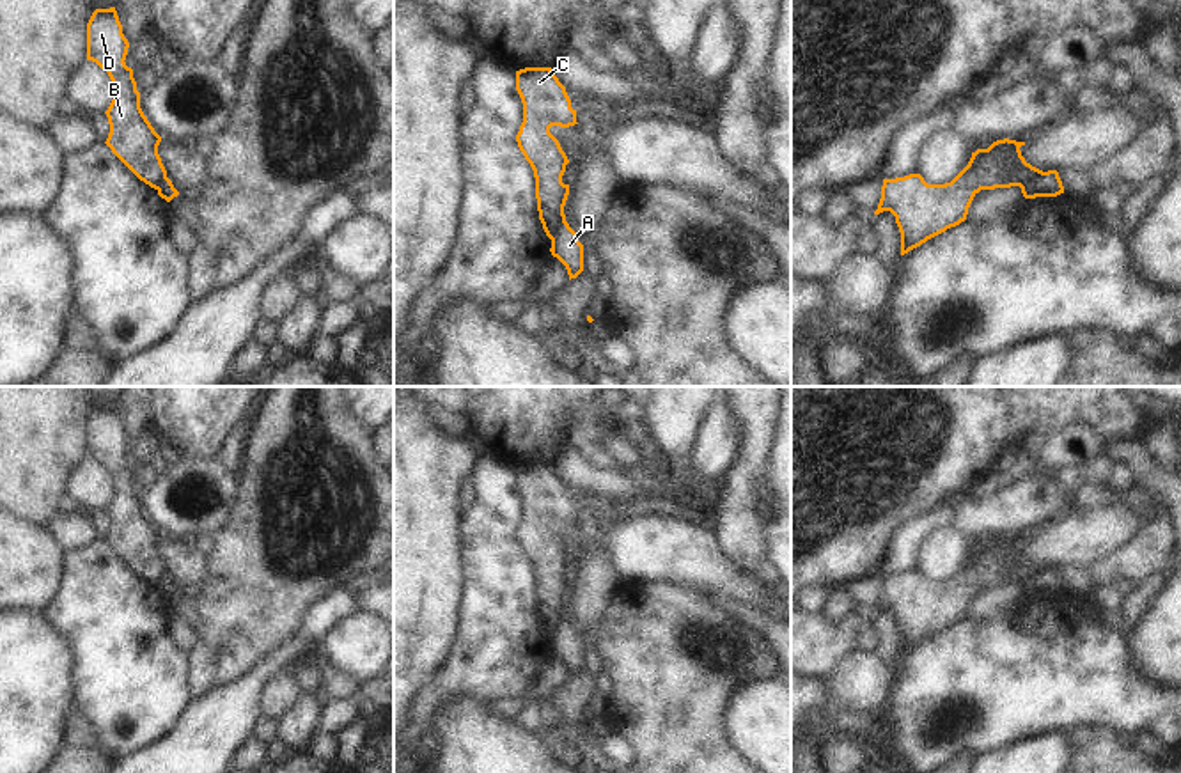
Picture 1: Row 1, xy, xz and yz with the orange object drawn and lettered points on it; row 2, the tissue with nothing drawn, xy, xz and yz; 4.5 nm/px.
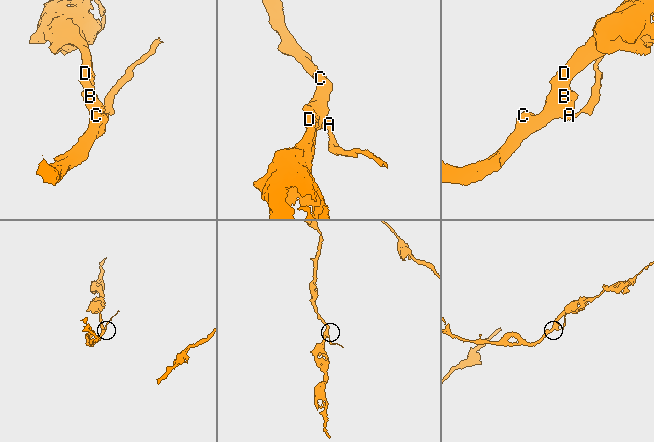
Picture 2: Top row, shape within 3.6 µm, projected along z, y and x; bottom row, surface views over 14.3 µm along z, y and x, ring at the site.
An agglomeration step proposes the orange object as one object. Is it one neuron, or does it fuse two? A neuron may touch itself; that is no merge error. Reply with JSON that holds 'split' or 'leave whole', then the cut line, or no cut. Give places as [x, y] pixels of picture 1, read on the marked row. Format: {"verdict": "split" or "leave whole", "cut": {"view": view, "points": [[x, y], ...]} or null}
{"verdict": "split", "cut": {"view": "yz", "points": [[1043, 172], [1029, 178], [1020, 187]]}}

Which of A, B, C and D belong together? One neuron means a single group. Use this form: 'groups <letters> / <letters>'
groups A / B C D

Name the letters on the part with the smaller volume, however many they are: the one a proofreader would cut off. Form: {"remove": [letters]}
{"remove": ["A"]}

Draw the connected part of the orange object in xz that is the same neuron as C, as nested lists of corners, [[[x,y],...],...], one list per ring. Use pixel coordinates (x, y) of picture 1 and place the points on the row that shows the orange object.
[[[551,67],[516,71],[516,90],[523,103],[523,122],[516,142],[534,170],[539,220],[551,239],[557,225],[566,220],[569,184],[562,183],[562,176],[569,160],[550,128],[578,124],[576,110],[571,108],[566,87]]]

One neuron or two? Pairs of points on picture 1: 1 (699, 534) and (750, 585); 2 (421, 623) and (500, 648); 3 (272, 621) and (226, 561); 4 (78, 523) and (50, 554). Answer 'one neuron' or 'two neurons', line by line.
1: one neuron
2: two neurons
3: one neuron
4: two neurons

